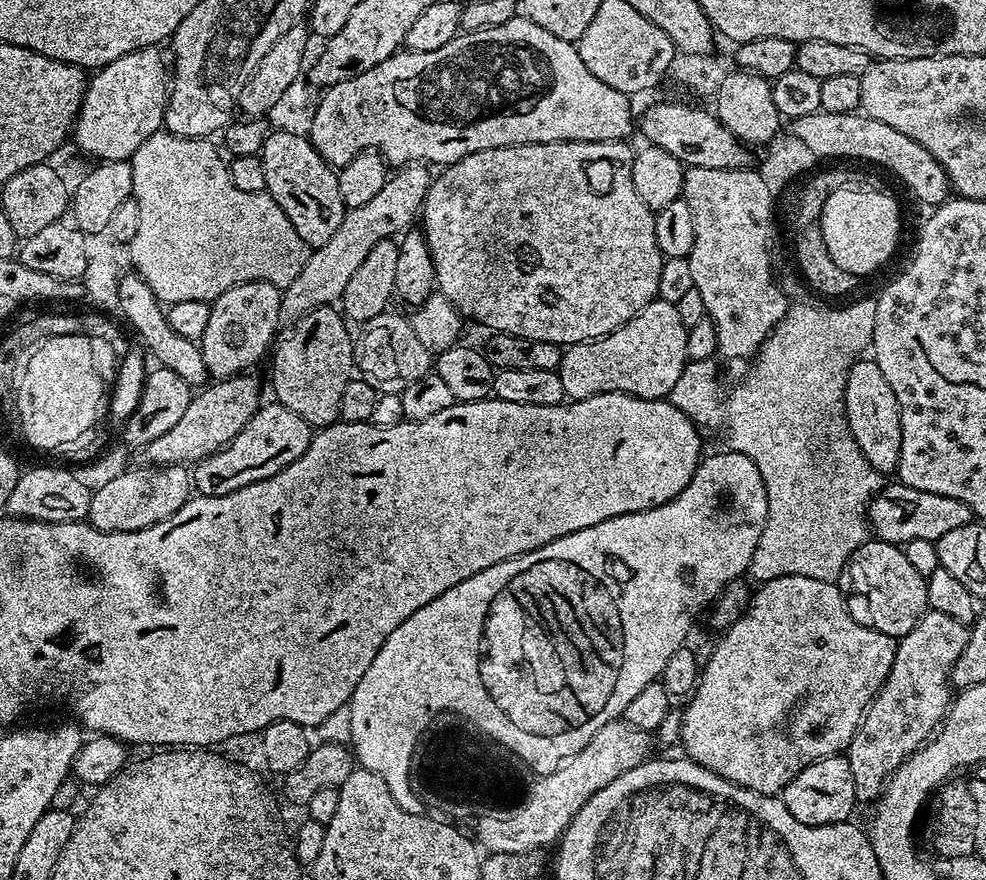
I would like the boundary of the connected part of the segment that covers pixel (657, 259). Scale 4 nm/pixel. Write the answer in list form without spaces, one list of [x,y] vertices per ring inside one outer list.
[[[622,140],[610,142],[570,142],[557,144],[515,144],[494,150],[482,150],[447,165],[441,176],[437,175],[428,188],[422,209],[422,231],[428,240],[436,267],[436,282],[441,295],[460,312],[461,317],[477,320],[492,332],[518,334],[538,342],[554,342],[561,346],[585,344],[599,336],[618,330],[630,318],[634,318],[651,300],[657,299],[658,274],[666,257],[658,250],[658,238],[654,238],[655,215],[651,208],[638,198],[634,190],[634,148]]]

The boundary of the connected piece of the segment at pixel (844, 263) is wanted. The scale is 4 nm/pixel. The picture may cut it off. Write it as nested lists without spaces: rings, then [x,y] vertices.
[[[856,187],[839,188],[826,198],[818,227],[834,262],[838,262],[842,270],[864,278],[878,271],[895,254],[896,243],[900,240],[900,208],[895,198],[884,192]]]

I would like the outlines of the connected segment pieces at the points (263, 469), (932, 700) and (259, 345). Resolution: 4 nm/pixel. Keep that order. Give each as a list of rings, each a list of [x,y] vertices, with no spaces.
[[[275,402],[261,403],[260,409],[234,434],[234,438],[224,448],[214,454],[202,458],[191,469],[192,487],[201,496],[221,496],[234,490],[242,490],[242,486],[250,486],[254,482],[262,482],[278,470],[290,466],[310,446],[314,430],[294,410],[286,410],[286,406]]]
[[[929,610],[920,619],[918,626],[910,630],[910,634],[899,637],[894,654],[894,666],[890,666],[890,674],[884,679],[884,684],[868,709],[864,711],[860,726],[846,749],[850,770],[854,773],[857,801],[879,800],[888,781],[898,770],[898,766],[905,758],[913,756],[916,751],[924,747],[933,733],[939,729],[954,699],[954,689],[950,683],[952,667],[954,662],[958,662],[962,650],[966,650],[968,630],[969,625],[958,622],[958,618],[950,618],[947,614],[938,614]]]
[[[246,282],[245,284],[239,284],[234,286],[230,290],[226,290],[223,294],[218,297],[217,300],[211,301],[210,304],[210,322],[206,322],[206,330],[198,338],[198,343],[200,345],[200,353],[202,354],[202,362],[206,364],[206,370],[208,371],[209,377],[212,380],[224,380],[227,376],[239,376],[241,372],[247,372],[249,370],[255,369],[255,364],[259,362],[260,359],[267,357],[269,355],[270,349],[273,347],[274,341],[277,339],[278,331],[276,332],[276,327],[282,324],[280,318],[280,297],[282,295],[281,289],[275,288],[270,282]]]

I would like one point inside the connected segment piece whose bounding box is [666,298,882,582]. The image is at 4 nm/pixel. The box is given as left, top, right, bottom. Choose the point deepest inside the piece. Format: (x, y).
(787, 415)

